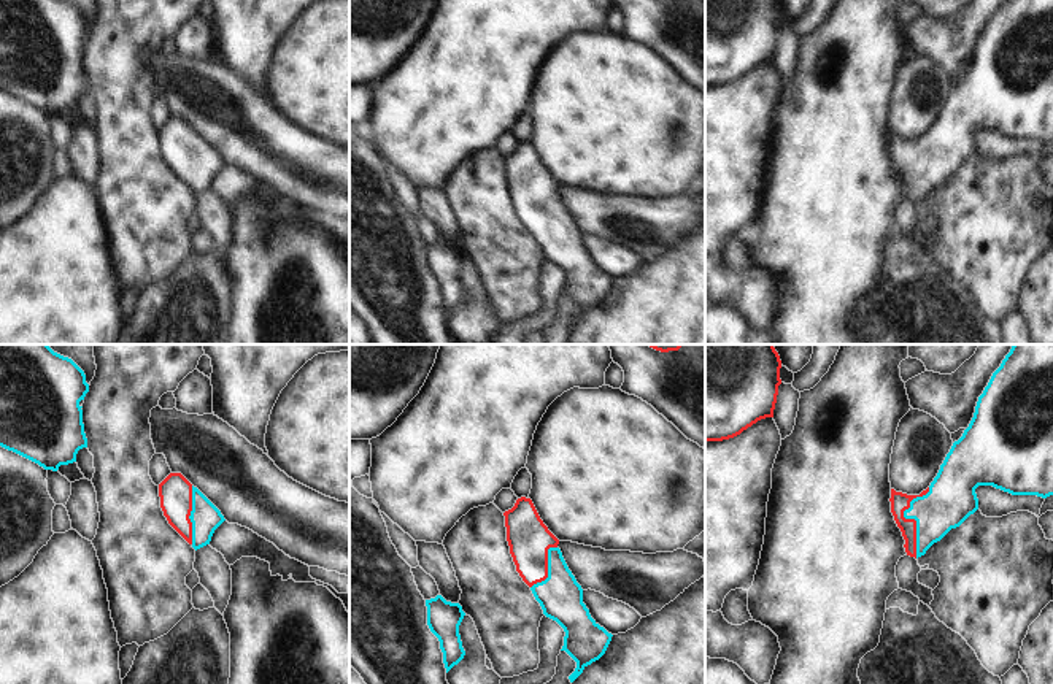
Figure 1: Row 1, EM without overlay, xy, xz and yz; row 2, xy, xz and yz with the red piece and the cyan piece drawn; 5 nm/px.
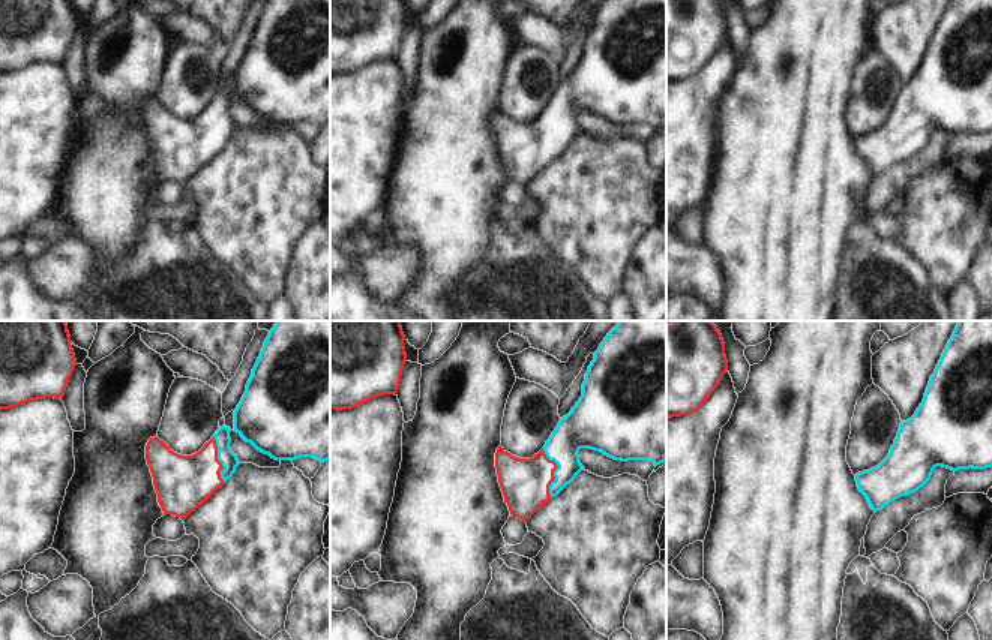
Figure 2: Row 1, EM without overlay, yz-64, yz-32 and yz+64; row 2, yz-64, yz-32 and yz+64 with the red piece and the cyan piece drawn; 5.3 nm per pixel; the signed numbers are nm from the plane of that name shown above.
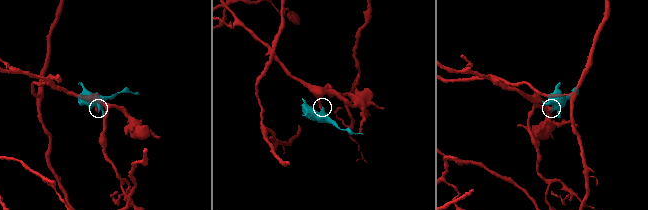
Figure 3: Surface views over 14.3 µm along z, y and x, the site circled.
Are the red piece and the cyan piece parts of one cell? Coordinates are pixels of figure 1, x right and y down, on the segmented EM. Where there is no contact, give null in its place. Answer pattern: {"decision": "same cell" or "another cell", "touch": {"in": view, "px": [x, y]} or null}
{"decision": "same cell", "touch": {"in": "yz", "px": [910, 519]}}

